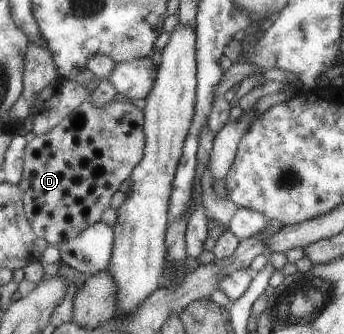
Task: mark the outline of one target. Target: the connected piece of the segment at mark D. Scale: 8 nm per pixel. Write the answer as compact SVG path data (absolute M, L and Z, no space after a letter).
M87 99L46 134L30 139L23 150L21 179L17 187L21 190L25 217L34 236L56 247L100 222L100 216L109 208L119 185L130 178L132 169L140 162L143 146L143 111L130 102L113 100L99 106Z

